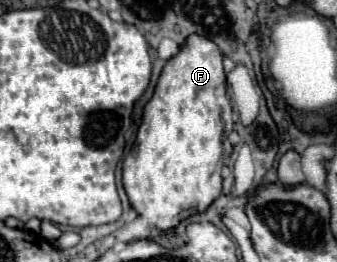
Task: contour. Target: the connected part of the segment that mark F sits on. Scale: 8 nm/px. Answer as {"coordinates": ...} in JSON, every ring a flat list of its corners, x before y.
{"coordinates":[[191,35,187,39,187,45,179,51,179,55,175,55,173,59,167,61,167,65,163,67,163,73,159,77,159,83,155,87,155,93,153,93,153,99,145,105,145,111,143,111,143,123,139,127,139,133,137,133,137,143,135,147,131,149,131,153,125,157,123,161,123,187,125,187,125,193,131,201,131,207,137,211,137,215,145,217,147,221,151,221,159,231,169,231,169,229,175,229,187,215,193,215,193,213,203,213,219,195,221,195,221,183,223,183,223,177,221,177,221,169,223,169,223,155,225,151,229,153,229,143,227,143,227,137,229,133,233,131,233,109,229,105,229,97,227,97,227,83,225,83,225,73,223,73,223,55,217,51,217,45,209,39,201,39,199,35]]}

